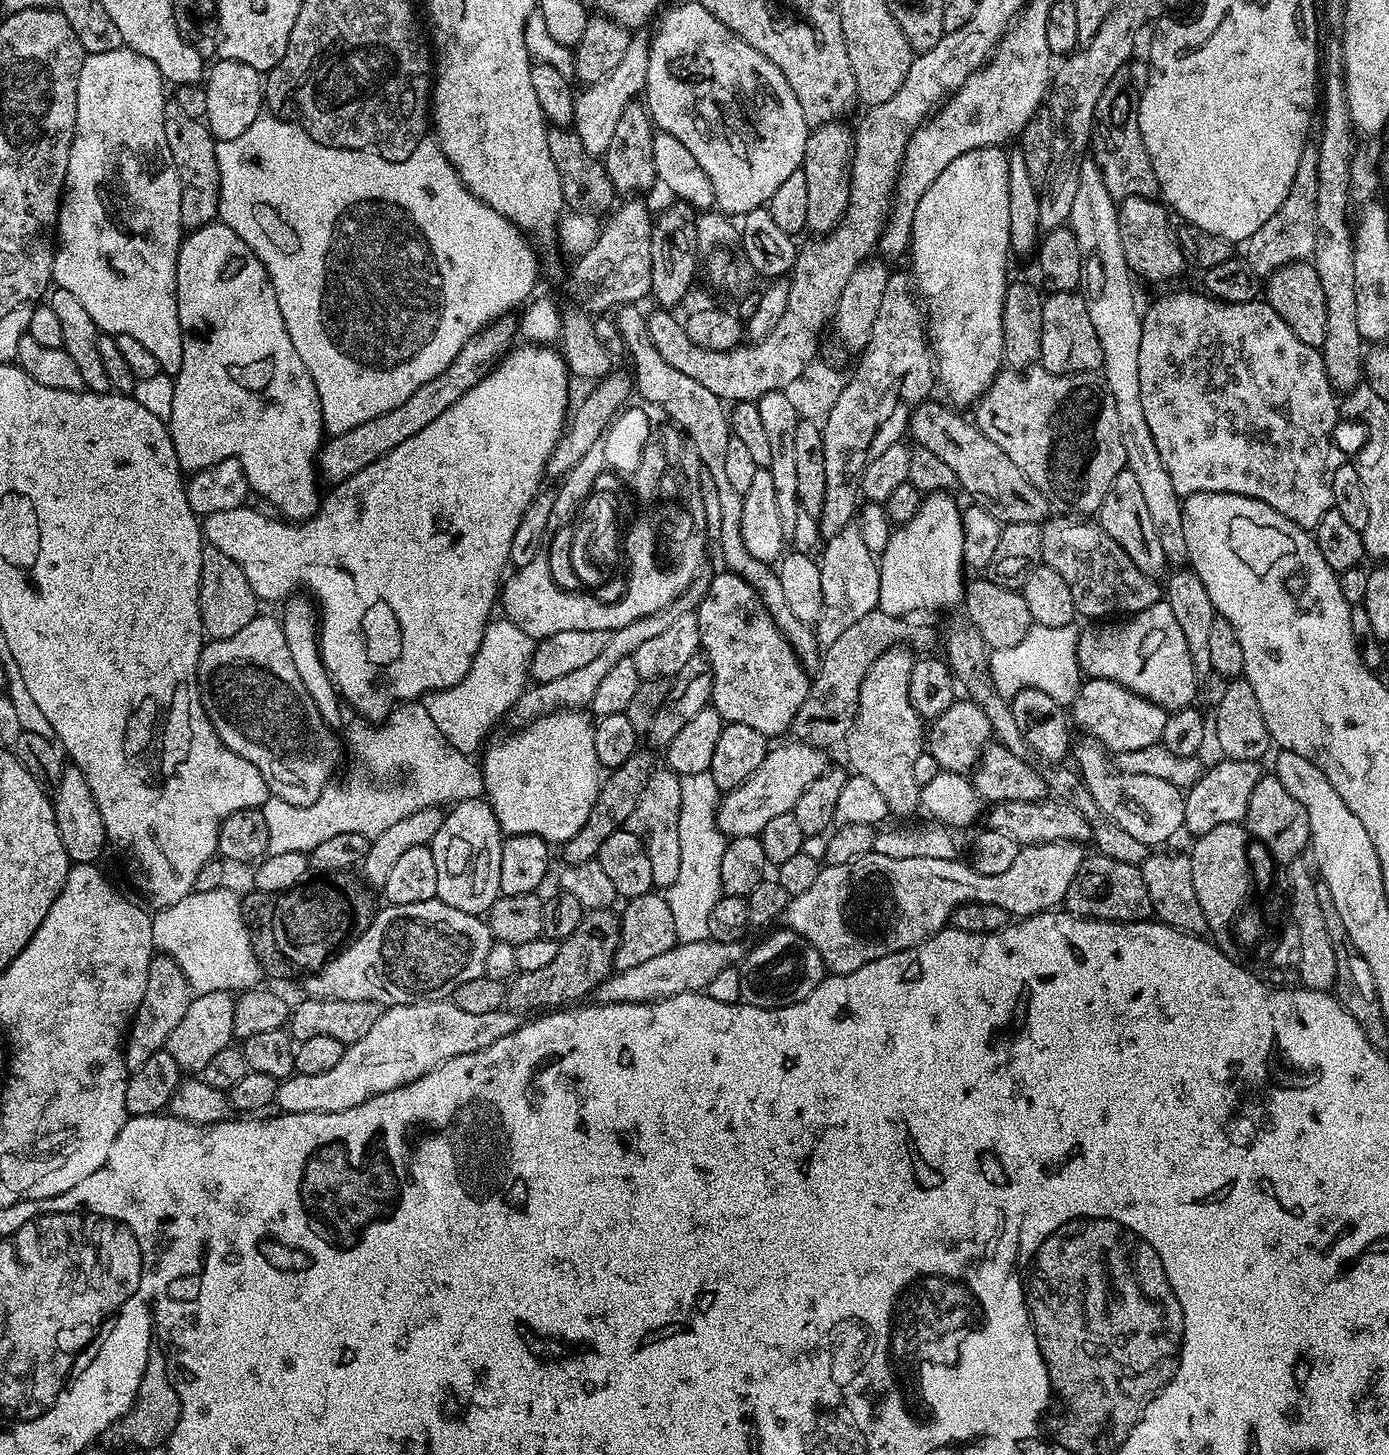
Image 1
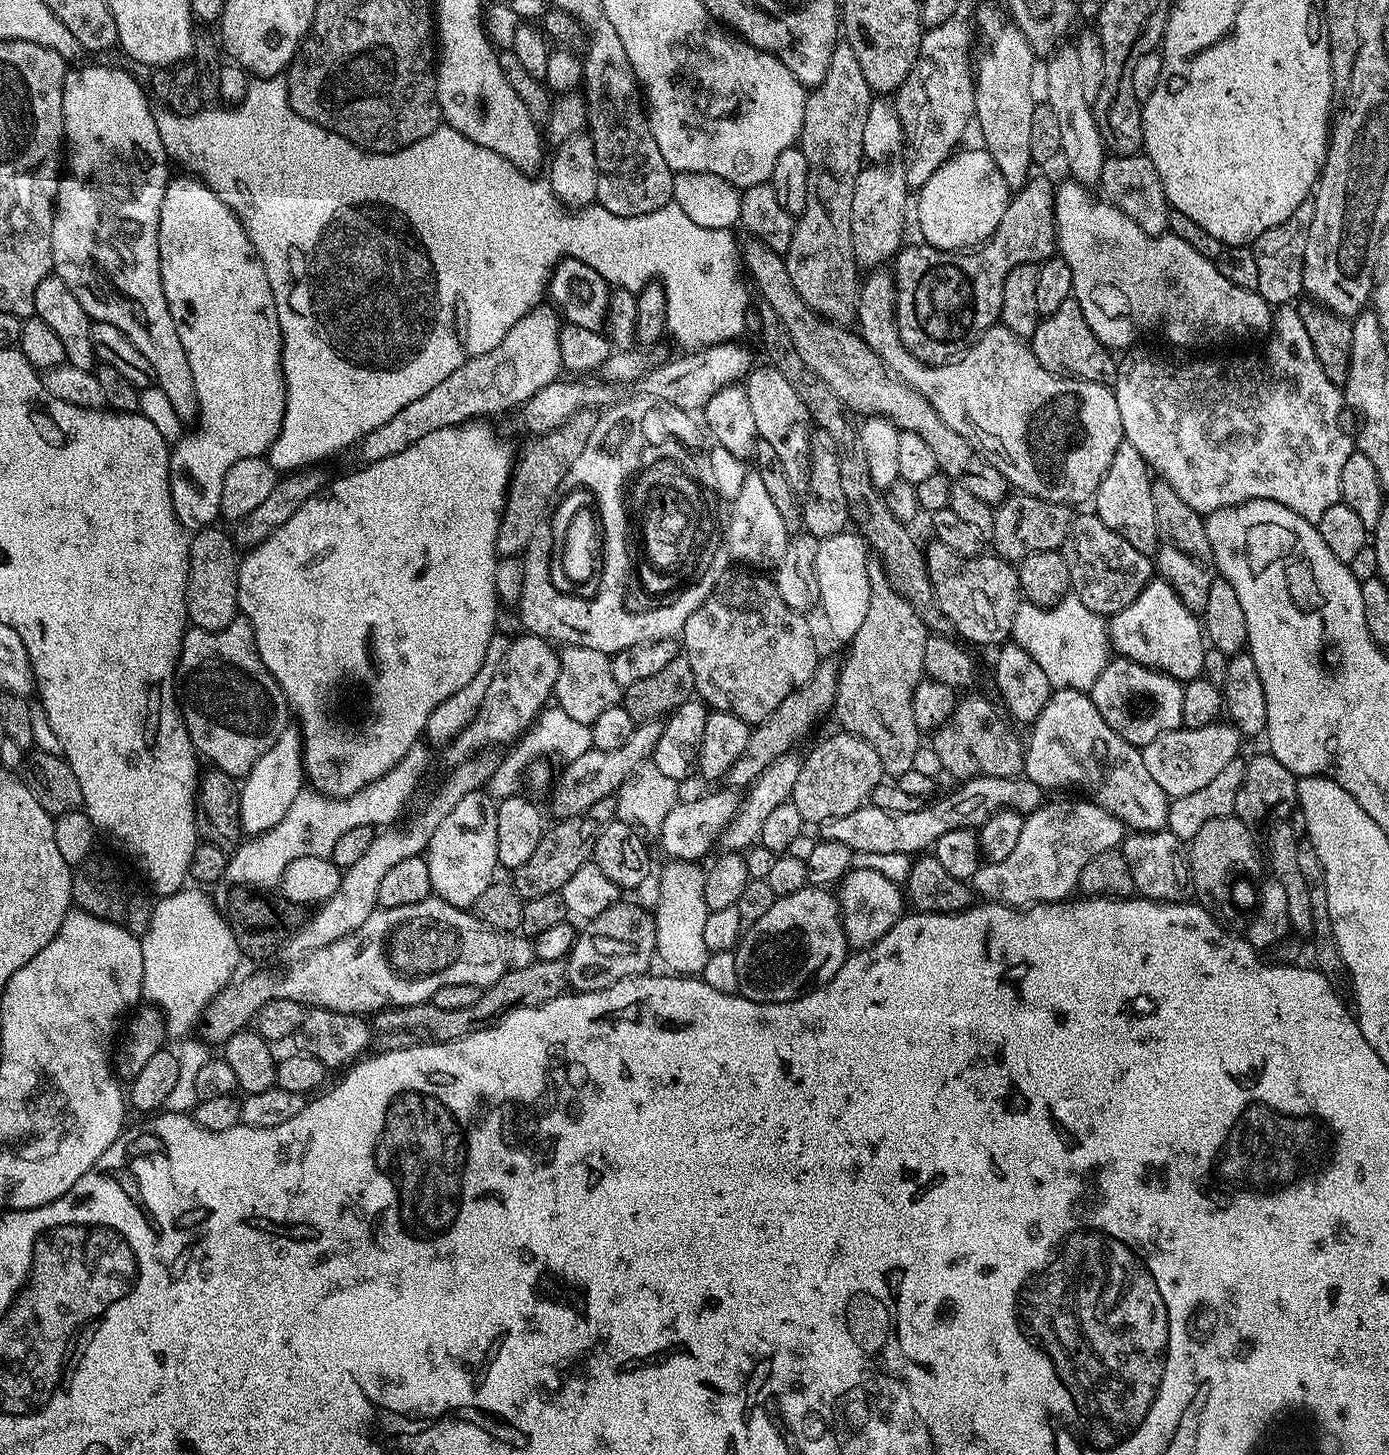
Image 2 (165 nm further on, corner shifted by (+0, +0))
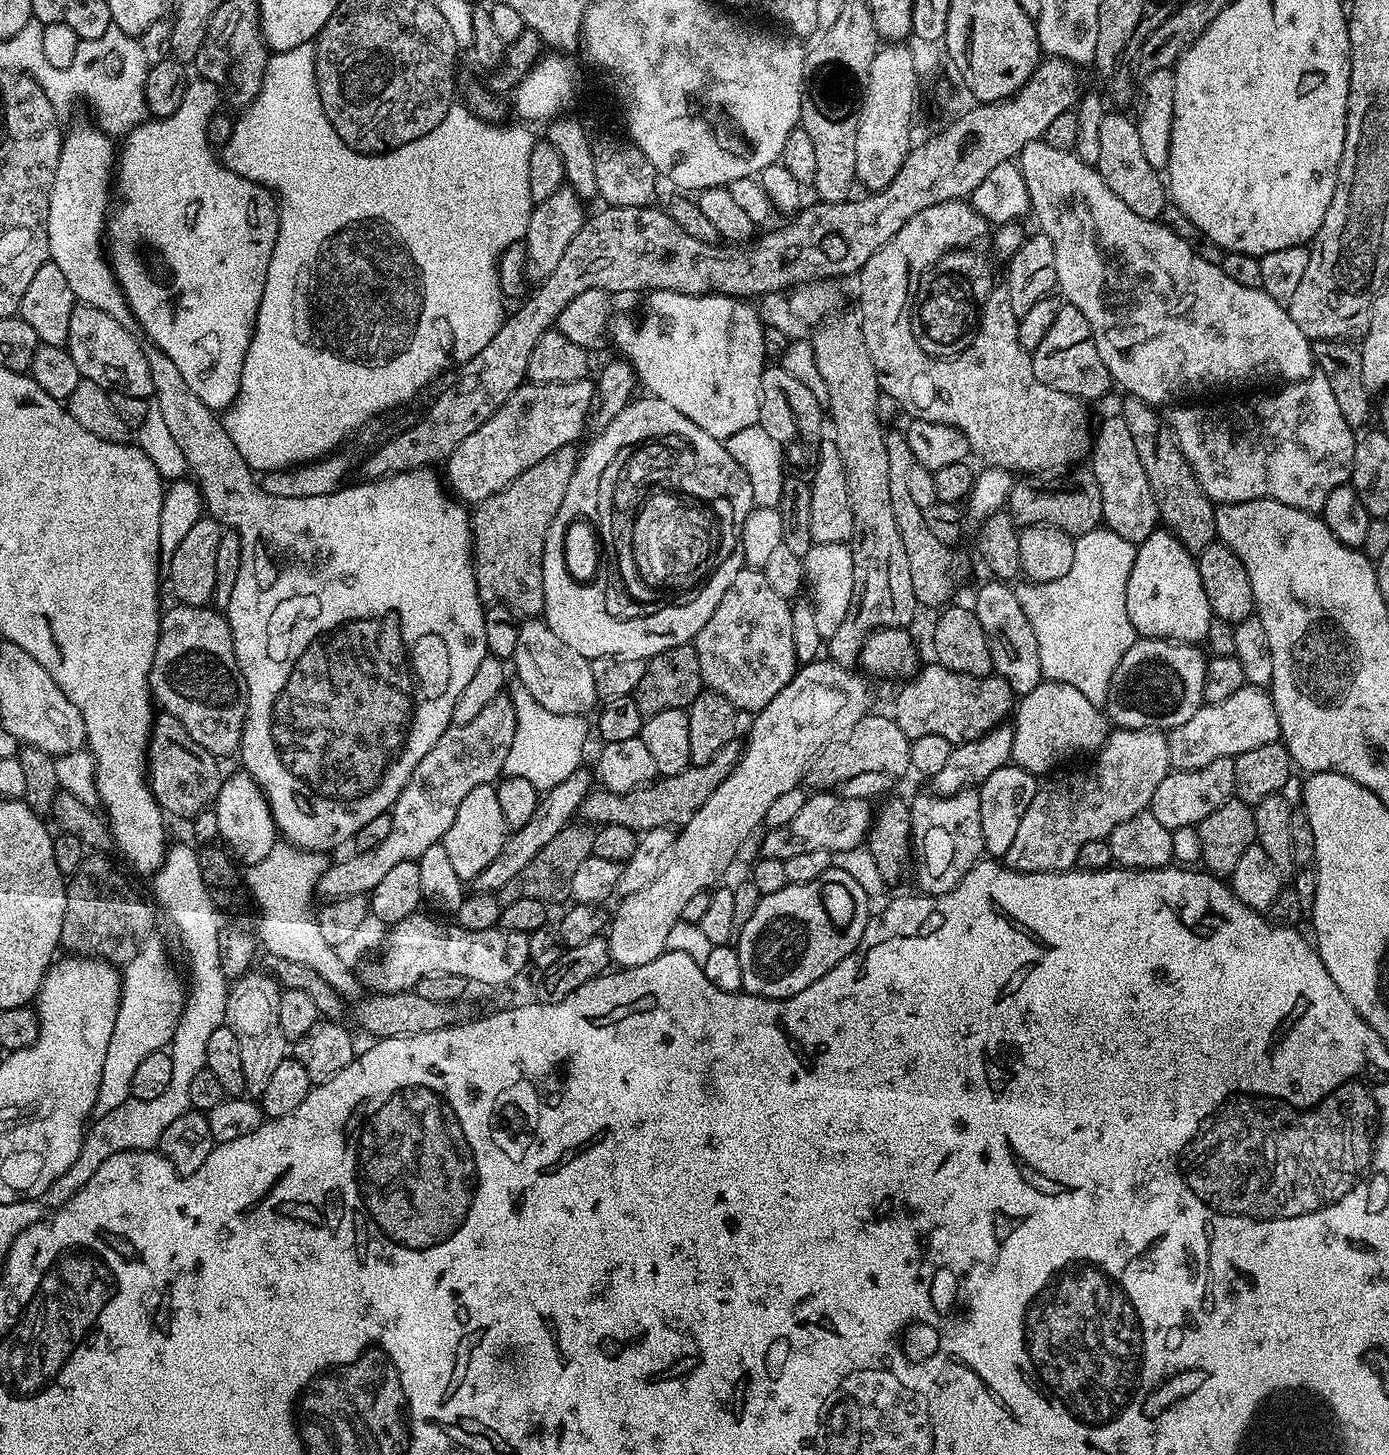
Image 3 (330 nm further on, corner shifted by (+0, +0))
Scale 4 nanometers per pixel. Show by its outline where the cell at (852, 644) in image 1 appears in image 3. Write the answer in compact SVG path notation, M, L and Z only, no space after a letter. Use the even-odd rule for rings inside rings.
M733 738L730 742L726 742L726 746L722 746L722 750L713 760L706 762L706 766L692 764L678 774L660 776L645 788L628 792L624 796L603 790L593 790L584 800L583 819L596 826L605 824L626 826L637 834L649 832L655 828L675 829L677 826L683 826L687 820L694 818L702 802L706 802L706 798L710 798L710 794L714 794L714 790L718 790L718 786L726 782L726 778L734 770L741 755L741 741L739 744L739 739Z

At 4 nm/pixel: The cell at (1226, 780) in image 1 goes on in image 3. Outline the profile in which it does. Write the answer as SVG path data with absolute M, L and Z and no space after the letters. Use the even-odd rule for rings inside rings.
M1223 756L1214 758L1214 762L1209 762L1198 770L1169 771L1168 776L1162 778L1162 782L1158 782L1158 790L1154 790L1154 798L1150 805L1154 818L1158 818L1158 822L1162 822L1162 826L1173 830L1195 829L1203 820L1210 818L1210 814L1214 814L1214 810L1218 810L1218 806L1233 799L1236 791L1235 765L1233 757Z

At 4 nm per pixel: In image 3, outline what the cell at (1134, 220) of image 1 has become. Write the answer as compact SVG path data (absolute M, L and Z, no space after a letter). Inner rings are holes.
M1109 111L1102 118L1098 139L1102 147L1094 168L1102 174L1106 186L1110 186L1110 190L1114 190L1114 194L1118 194L1118 198L1122 198L1122 203L1129 210L1134 210L1138 218L1160 220L1164 215L1166 184L1158 169L1146 162L1135 119L1131 115L1123 116L1120 112Z

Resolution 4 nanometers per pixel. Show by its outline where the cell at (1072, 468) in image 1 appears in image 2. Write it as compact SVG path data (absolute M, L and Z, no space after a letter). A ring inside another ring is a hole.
M872 270L865 275L868 276L865 280L863 277L856 294L854 320L860 323L858 335L864 339L866 346L872 348L874 354L884 363L885 368L893 376L897 376L903 384L909 384L915 392L922 394L922 398L926 398L926 402L930 402L930 406L934 408L938 418L942 422L946 422L946 426L950 426L950 430L954 430L954 434L960 434L962 438L966 438L966 442L970 442L972 448L975 448L985 460L989 460L1002 473L1004 479L1008 481L1009 485L1017 493L1026 496L1036 496L1040 500L1047 500L1050 504L1063 504L1065 506L1077 506L1076 504L1082 503L1083 500L1091 501L1096 495L1106 470L1110 470L1110 462L1114 462L1114 450L1118 450L1118 446L1125 443L1124 431L1122 430L1122 414L1118 414L1118 402L1116 401L1115 391L1106 384L1075 380L1069 376L1055 376L1050 370L1046 370L1040 365L1038 358L1034 358L1031 347L1021 337L1014 335L1010 330L1006 330L1003 324L999 322L993 324L991 328L987 328L963 356L947 364L922 363L918 358L914 358L914 354L910 354L906 350L906 346L898 334L898 326L896 325L896 282L891 271L884 271L888 270Z

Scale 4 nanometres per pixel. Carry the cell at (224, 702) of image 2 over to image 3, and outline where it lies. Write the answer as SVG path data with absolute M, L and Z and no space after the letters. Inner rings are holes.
M177 603L160 617L158 650L154 650L154 666L150 666L148 685L152 687L155 703L168 712L184 728L198 746L210 750L217 758L239 753L244 719L248 713L248 688L240 677L240 667L234 654L232 631L227 615L212 606L199 608Z

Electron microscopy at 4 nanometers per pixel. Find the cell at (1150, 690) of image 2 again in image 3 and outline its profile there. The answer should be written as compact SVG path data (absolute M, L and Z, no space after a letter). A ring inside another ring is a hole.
M1137 638L1126 650L1110 682L1106 715L1116 728L1171 730L1182 726L1204 704L1202 682L1208 661L1194 644Z

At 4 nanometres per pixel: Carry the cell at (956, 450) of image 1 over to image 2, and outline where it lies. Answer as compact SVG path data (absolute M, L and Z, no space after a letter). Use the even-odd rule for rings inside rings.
M745 239L742 244L742 264L752 275L756 283L759 299L770 302L771 309L778 314L794 340L794 347L802 356L810 370L826 382L826 386L837 395L849 413L857 412L860 418L883 416L899 431L913 432L923 438L930 451L934 453L937 469L949 480L961 484L974 498L998 506L1009 495L1010 485L989 460L985 460L975 448L966 442L960 434L954 434L922 394L918 394L909 384L903 384L897 376L885 368L884 363L874 354L870 346L855 331L847 332L844 326L831 320L821 318L794 290L790 282L790 270L786 270L784 256L772 252L760 240Z

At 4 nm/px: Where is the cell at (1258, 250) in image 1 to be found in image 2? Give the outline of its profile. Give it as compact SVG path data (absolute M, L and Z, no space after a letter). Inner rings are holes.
M1311 199L1302 202L1286 222L1278 222L1278 226L1270 226L1266 234L1262 234L1251 245L1254 259L1258 261L1258 286L1260 293L1268 304L1288 306L1296 295L1304 292L1304 259L1306 258L1306 242L1310 238L1310 222L1314 222L1314 206Z

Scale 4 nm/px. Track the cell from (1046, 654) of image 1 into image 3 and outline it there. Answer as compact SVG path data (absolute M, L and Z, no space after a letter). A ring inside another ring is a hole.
M1107 526L1077 536L1075 541L1074 566L1070 566L1065 576L1041 584L1017 583L1016 597L1030 621L1030 630L1034 630L1034 638L1038 638L1038 658L1042 658L1044 680L1066 682L1066 686L1074 686L1074 690L1079 690L1090 702L1104 706L1108 703L1114 670L1118 670L1118 662L1122 662L1126 650L1130 650L1138 638L1130 614L1126 614L1126 582L1134 566L1137 545L1118 538Z

